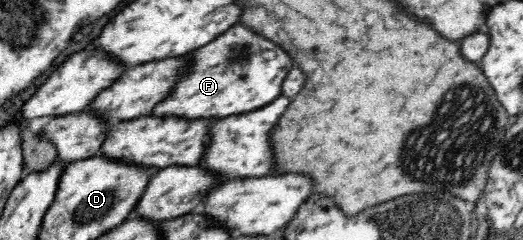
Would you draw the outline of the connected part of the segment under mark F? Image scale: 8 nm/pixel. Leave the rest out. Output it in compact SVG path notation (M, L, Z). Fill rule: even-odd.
M241 24L187 57L191 57L191 68L181 78L175 93L155 106L153 115L171 114L187 119L213 117L219 120L260 109L281 96L283 80L295 66L295 60L283 47ZM247 36L251 36L251 40L247 40Z

